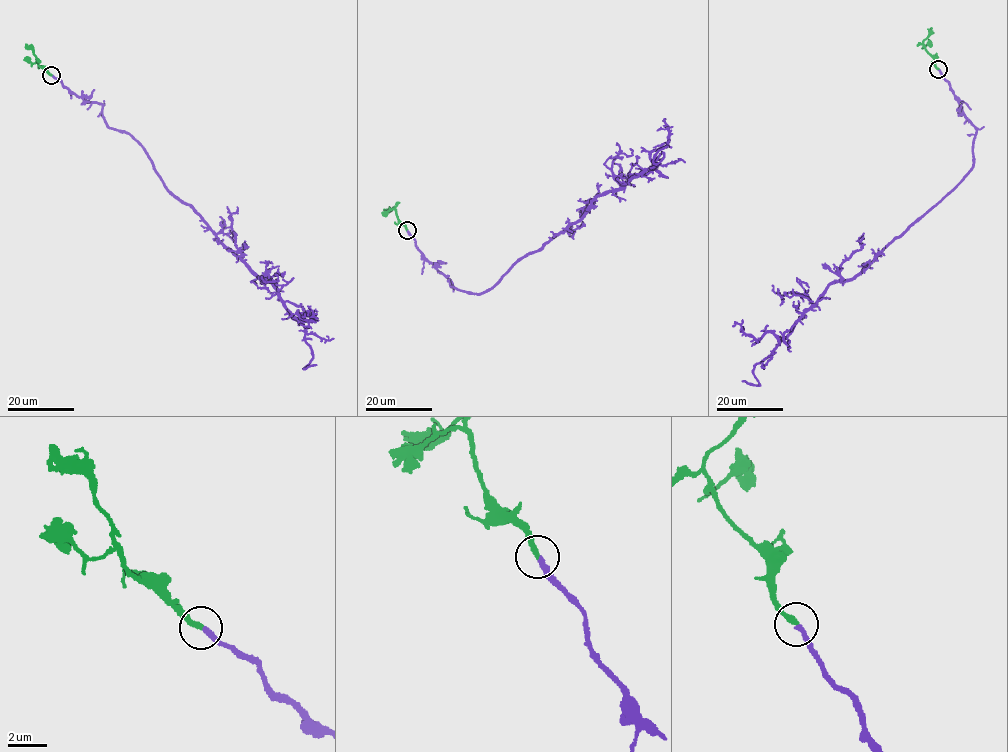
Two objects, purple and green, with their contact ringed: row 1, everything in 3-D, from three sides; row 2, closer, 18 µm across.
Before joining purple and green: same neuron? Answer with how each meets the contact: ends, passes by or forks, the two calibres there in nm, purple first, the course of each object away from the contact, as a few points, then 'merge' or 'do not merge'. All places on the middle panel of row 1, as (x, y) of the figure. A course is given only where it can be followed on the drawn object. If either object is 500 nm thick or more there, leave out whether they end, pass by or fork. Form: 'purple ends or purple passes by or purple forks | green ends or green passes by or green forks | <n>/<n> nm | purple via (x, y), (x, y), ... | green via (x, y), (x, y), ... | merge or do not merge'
purple ends | green ends | 260/260 nm | purple via (407, 230), (451, 287), (479, 294), (595, 198), (655, 166), (668, 146) | green via (407, 230), (397, 217), (395, 207), (384, 210) | merge

